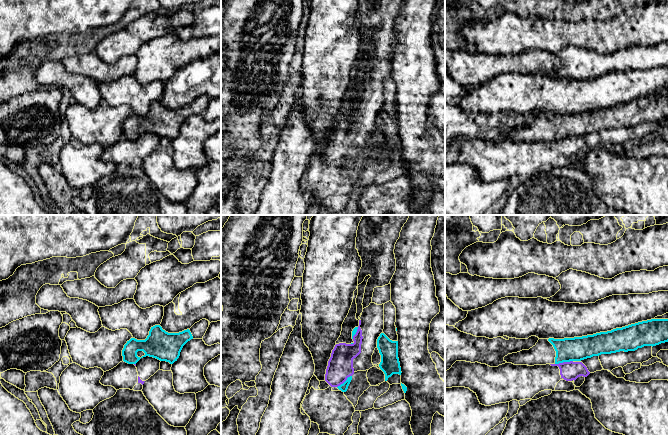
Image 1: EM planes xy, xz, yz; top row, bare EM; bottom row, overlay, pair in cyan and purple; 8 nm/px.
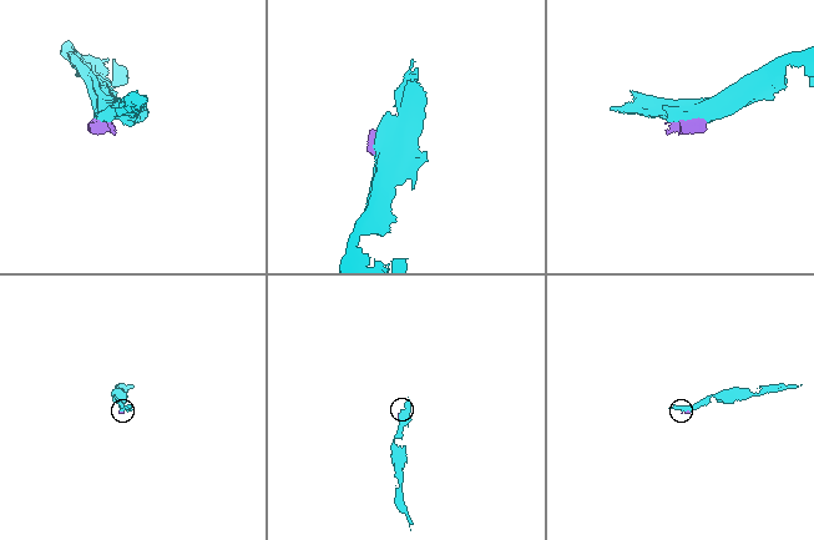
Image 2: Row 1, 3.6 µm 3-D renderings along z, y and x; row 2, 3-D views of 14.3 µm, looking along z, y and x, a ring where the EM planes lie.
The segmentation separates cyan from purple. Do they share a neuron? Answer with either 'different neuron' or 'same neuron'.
different neuron

